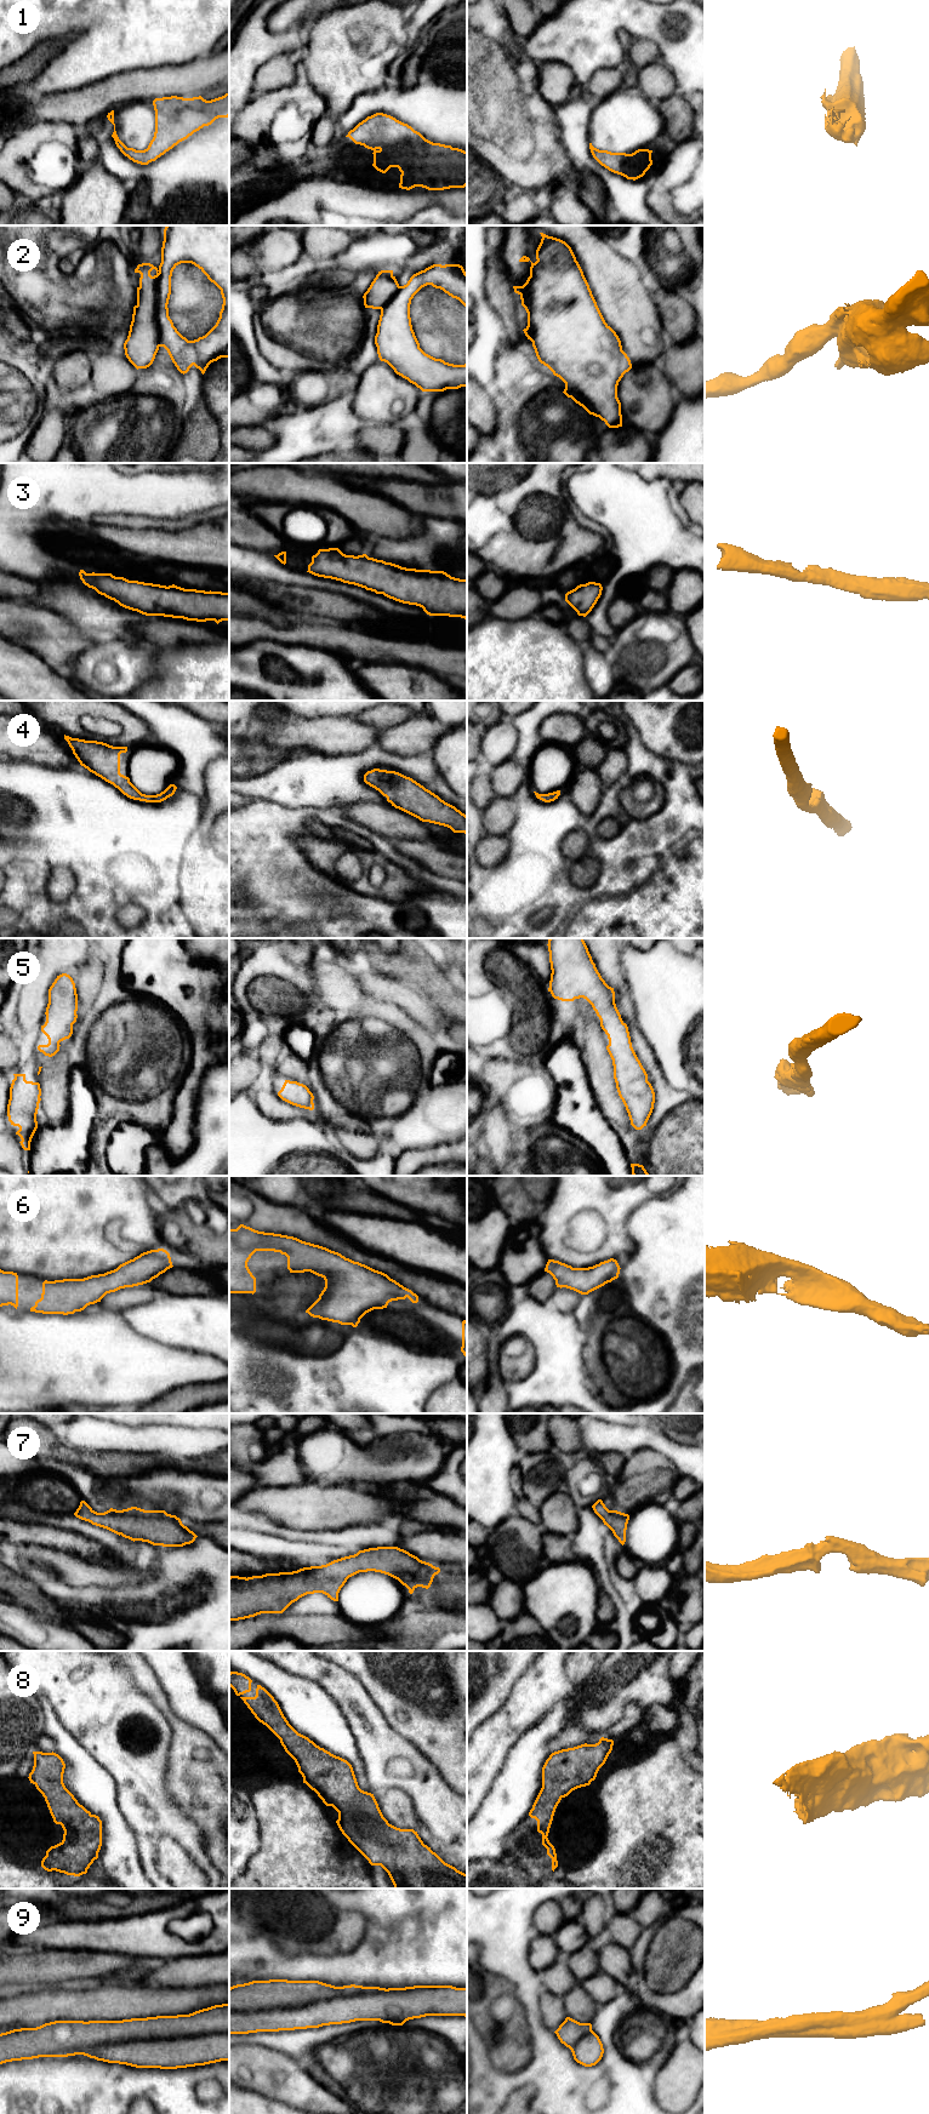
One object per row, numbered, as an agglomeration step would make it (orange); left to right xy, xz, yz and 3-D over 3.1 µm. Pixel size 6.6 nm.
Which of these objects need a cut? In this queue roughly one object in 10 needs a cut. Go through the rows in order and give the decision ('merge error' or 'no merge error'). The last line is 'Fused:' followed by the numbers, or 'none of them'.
1: no merge error
2: merge error
3: no merge error
4: no merge error
5: no merge error
6: no merge error
7: no merge error
8: no merge error
9: merge error
Fused: 2, 9

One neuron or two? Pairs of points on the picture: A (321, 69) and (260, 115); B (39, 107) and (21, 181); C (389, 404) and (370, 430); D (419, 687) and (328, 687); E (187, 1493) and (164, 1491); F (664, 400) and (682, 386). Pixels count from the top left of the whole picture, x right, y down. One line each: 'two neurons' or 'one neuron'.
A: two neurons
B: two neurons
C: two neurons
D: two neurons
E: one neuron
F: two neurons

